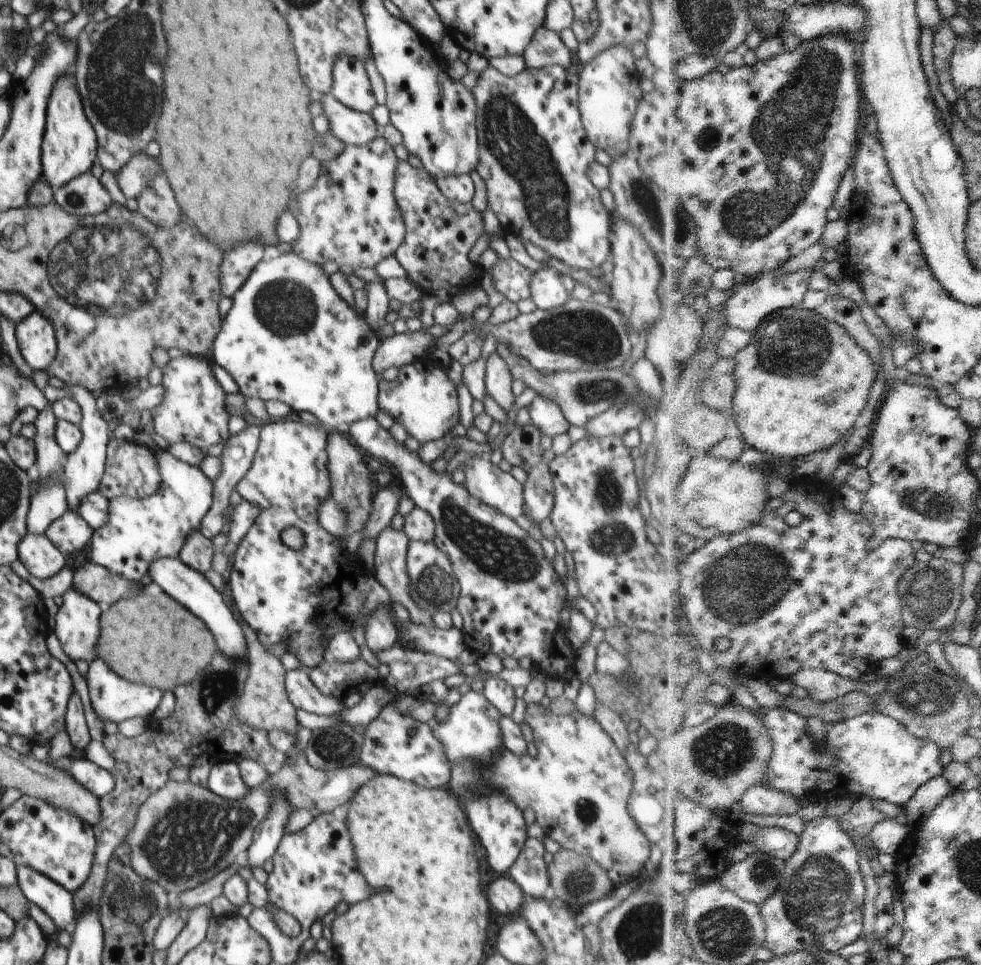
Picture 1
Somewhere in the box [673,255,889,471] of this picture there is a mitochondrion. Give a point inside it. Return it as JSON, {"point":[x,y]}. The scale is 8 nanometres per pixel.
{"point":[799,345]}

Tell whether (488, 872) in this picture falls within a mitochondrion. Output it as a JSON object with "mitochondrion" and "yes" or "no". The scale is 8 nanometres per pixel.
{"mitochondrion":"no"}

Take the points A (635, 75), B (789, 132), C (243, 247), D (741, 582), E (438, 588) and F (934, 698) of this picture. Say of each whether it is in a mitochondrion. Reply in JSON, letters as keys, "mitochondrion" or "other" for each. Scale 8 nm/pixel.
{"A":"other","B":"mitochondrion","C":"other","D":"mitochondrion","E":"mitochondrion","F":"mitochondrion"}

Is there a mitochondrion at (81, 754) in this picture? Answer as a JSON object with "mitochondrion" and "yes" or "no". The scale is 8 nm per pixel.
{"mitochondrion":"no"}

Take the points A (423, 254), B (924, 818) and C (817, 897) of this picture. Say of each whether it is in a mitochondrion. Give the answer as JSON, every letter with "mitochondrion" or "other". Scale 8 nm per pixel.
{"A":"other","B":"other","C":"mitochondrion"}

